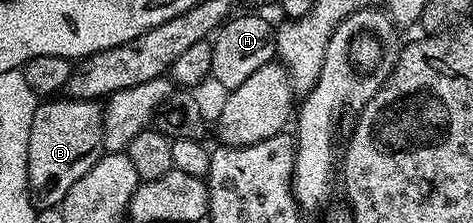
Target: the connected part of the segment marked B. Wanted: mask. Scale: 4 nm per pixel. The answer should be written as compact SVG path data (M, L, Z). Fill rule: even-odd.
M68 95L60 99L42 100L31 119L31 135L27 147L29 188L36 200L41 200L40 204L45 207L60 206L67 191L71 191L71 186L83 179L91 167L95 167L104 149L103 109L96 100L82 100Z

